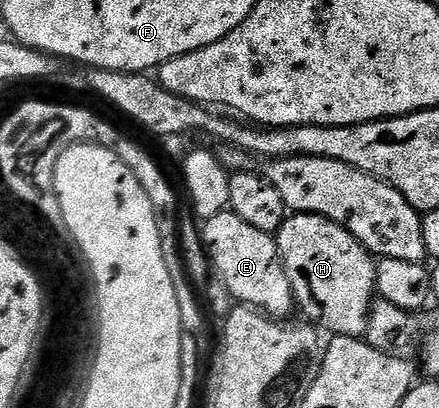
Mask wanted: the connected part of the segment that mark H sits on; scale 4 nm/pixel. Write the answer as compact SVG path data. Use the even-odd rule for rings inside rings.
M292 213L280 228L277 235L279 244L279 256L283 259L283 267L289 276L289 284L291 285L291 294L295 297L295 305L301 311L304 310L306 317L310 319L316 327L322 328L324 331L332 330L332 335L340 338L363 338L367 333L367 318L371 315L371 304L376 297L377 291L375 288L375 268L377 265L376 259L368 252L363 245L354 238L349 231L341 228L336 222L331 222L328 218L322 218L320 214L296 214Z

